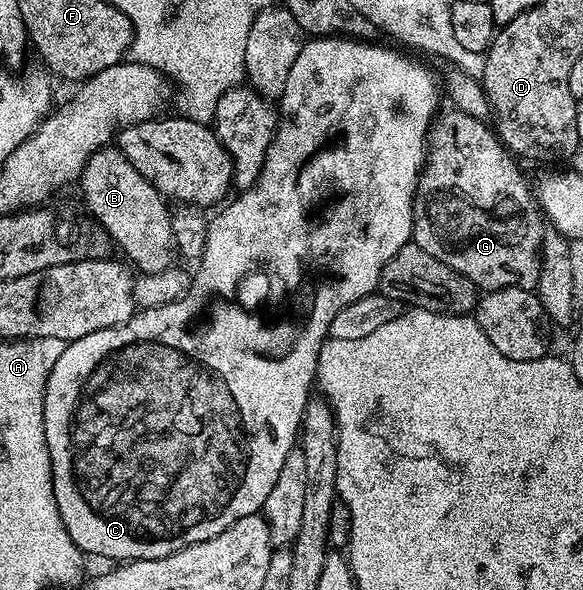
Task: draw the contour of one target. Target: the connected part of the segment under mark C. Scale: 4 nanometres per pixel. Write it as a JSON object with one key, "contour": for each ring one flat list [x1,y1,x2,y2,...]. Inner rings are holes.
{"contour":[[312,37,305,42,302,53,298,53,294,65,290,68,290,77,286,77,286,89,278,97,278,122,276,125,276,132,272,138,271,145,268,146,268,152,264,158,264,164,260,170,260,176,257,177,256,183,253,187,249,187,240,193,240,197,233,201,224,212,221,213,220,219,212,219,208,225,208,247,228,247,233,243,236,247,252,247,252,256,249,259,240,259,236,263,237,279,227,279,226,276,220,275,216,279,216,287,222,294,228,295,229,303,220,303,212,312,209,313,205,319,199,319,200,307,196,303,188,303,189,301,177,301,175,303,167,303,161,307,145,307,137,310,135,315,131,315,127,321,117,327,107,327,106,329,98,329,98,333,90,333,81,339,75,339,73,343,67,344,62,353,62,357,58,357,58,361,54,361,54,369,50,369,50,377,48,384,44,390,44,432,46,433,46,445,50,453,50,461,52,462,52,488,54,489,54,501,58,505,58,513,62,517,62,525,66,525,66,533,70,533,70,541,74,541,74,545,78,550,84,552,85,556,92,557,92,555,101,555,104,559,116,559,112,561,131,561,134,559,165,559,168,555,174,554,175,551,180,551,183,547,189,547,195,543,206,541,210,537,214,537,218,533,222,533,230,525,234,525,234,521,238,521,242,517,250,517,257,514,263,508,266,497,270,497,270,489,274,489,274,481,278,481,278,472,282,470,282,464,286,461,286,453,290,453,297,446,298,436,302,430,304,422,304,410,308,404,308,400,314,391,314,384,316,383,316,367,318,365,318,357,320,350,324,344,324,340,329,338,328,326,330,321,334,321,334,313,338,313,338,309,346,309,346,305,350,305,354,301,358,301,362,297,373,294,379,288,380,278,382,277,382,269,386,269,386,265,390,261,390,257,394,257,394,253,398,253,398,249,402,249,412,238,412,202,416,200,416,184,419,183,421,174,424,170,426,162,426,148,428,145,428,129,432,126,434,116,437,114,438,108,441,106,440,95,442,99,442,87,432,76,432,71,428,67,423,67,416,59,411,59,408,55,403,55,400,51,391,51,388,47,379,47,379,42,365,41,363,39,345,39,343,37],[268,295,272,299,276,299,276,308,269,313,268,319,264,315,260,315,268,307]]}

